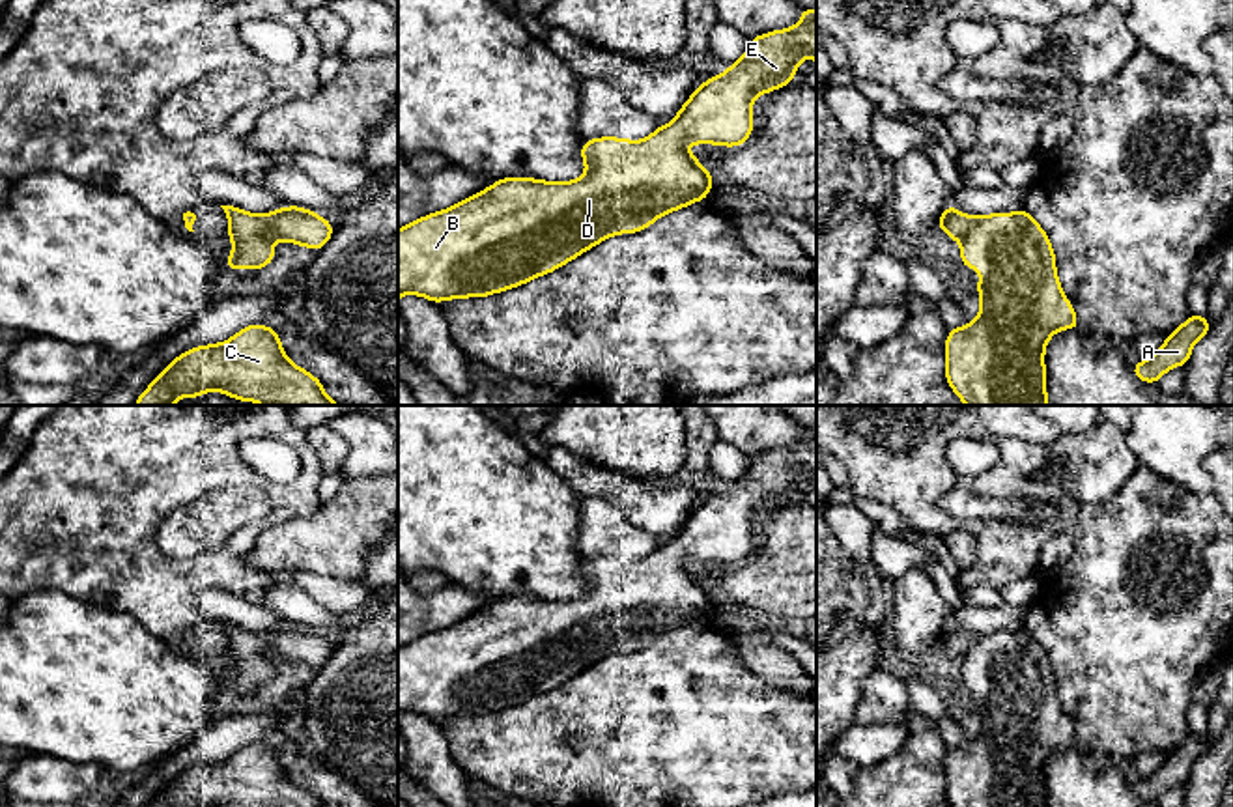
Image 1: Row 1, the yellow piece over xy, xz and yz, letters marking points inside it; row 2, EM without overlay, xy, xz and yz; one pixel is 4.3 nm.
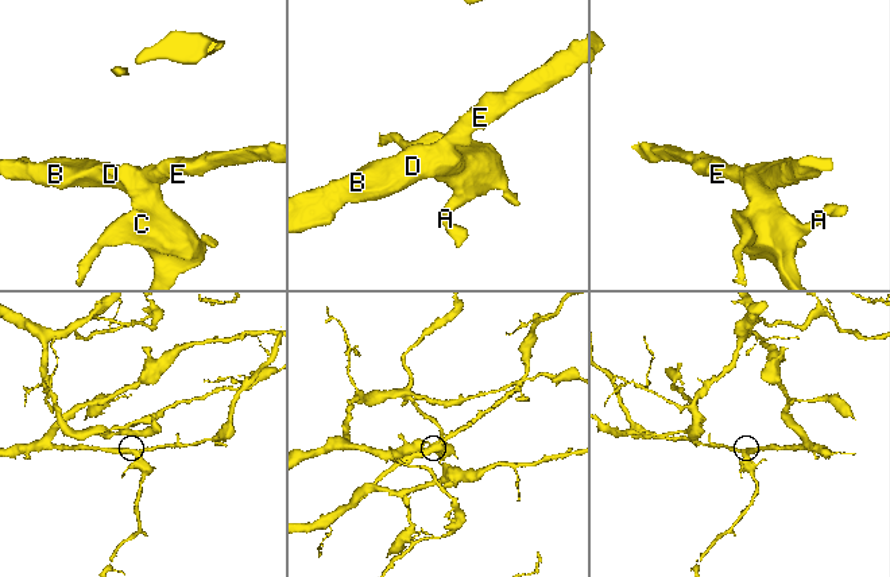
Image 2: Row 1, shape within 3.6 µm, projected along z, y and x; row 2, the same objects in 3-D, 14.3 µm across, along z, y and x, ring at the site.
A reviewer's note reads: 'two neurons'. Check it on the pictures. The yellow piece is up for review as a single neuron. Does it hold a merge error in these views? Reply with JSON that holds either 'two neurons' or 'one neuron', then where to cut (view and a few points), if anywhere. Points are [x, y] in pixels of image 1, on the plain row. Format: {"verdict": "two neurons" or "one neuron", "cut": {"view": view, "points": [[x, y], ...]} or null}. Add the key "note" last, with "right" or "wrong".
{"verdict": "one neuron", "cut": null, "note": "wrong"}

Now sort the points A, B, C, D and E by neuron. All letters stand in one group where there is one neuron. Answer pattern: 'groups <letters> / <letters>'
groups A B C D E

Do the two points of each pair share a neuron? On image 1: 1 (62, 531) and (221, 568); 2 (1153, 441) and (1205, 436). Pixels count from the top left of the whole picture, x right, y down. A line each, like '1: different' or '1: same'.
1: same
2: same

